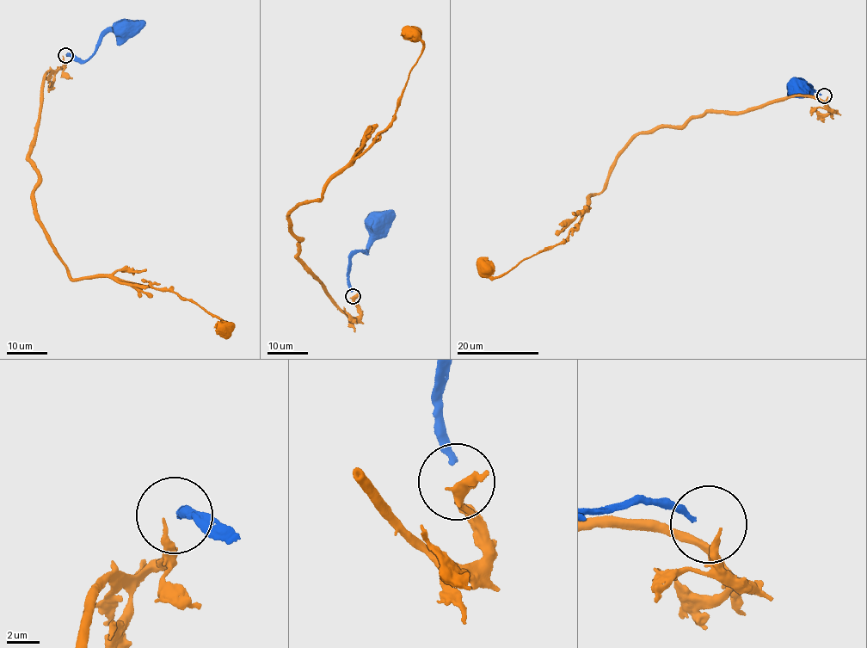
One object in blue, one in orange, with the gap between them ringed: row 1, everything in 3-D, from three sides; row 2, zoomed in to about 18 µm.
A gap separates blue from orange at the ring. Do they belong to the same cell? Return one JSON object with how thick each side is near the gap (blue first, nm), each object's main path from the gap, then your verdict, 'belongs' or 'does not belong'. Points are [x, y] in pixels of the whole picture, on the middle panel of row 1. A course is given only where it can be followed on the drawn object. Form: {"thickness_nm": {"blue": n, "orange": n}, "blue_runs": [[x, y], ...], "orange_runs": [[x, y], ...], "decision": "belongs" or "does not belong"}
{"thickness_nm": {"blue": 380, "orange": 220}, "blue_runs": [[351, 292], [348, 266], [353, 255], [366, 250], [384, 228], [380, 224]], "orange_runs": [[353, 301], [359, 315], [353, 317], [305, 268], [289, 212], [322, 198], [393, 120], [423, 46], [409, 33]], "decision": "does not belong"}

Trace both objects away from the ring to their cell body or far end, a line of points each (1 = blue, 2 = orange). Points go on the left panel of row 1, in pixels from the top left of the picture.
1: (66, 54), (72, 56), (76, 62), (85, 60), (95, 54), (107, 33), (127, 29)
2: (63, 56), (43, 83), (29, 160), (53, 250), (72, 279), (172, 292), (223, 330)

